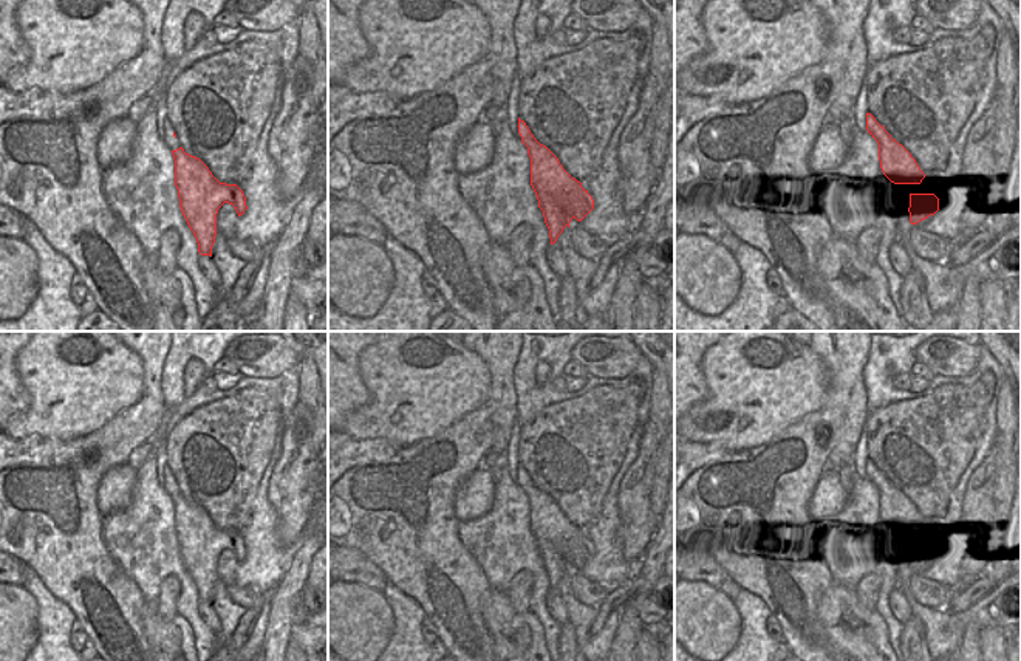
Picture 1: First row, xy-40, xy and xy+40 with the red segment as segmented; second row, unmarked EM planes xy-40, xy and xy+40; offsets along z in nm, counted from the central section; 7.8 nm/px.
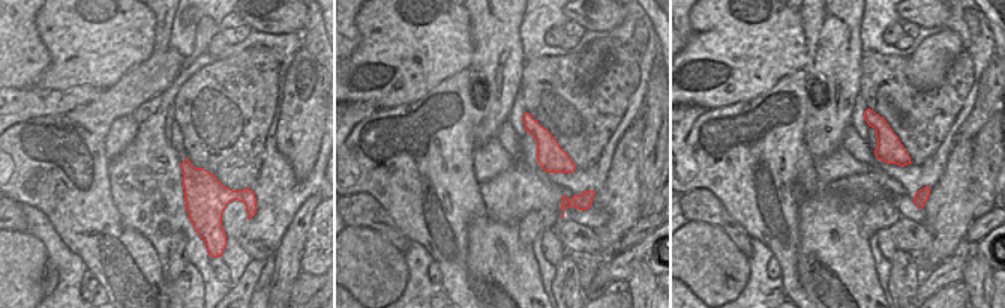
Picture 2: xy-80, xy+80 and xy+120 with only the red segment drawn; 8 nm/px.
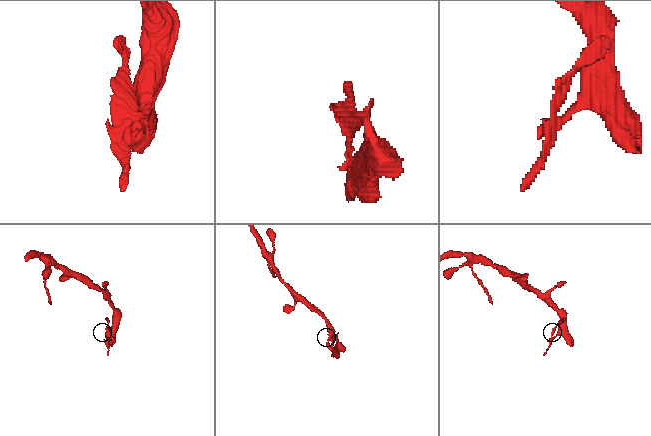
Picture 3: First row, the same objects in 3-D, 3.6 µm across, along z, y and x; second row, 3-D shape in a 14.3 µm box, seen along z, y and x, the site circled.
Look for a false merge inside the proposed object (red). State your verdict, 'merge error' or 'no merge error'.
merge error

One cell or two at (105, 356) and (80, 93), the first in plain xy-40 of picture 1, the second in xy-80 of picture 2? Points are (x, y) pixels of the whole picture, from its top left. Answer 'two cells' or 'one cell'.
two cells

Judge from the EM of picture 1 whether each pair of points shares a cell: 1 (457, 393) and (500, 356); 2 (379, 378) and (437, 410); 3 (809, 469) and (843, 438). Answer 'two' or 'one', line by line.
1: two
2: one
3: two

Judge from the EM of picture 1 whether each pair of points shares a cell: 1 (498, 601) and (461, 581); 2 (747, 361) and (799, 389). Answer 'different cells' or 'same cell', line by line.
1: different cells
2: same cell

